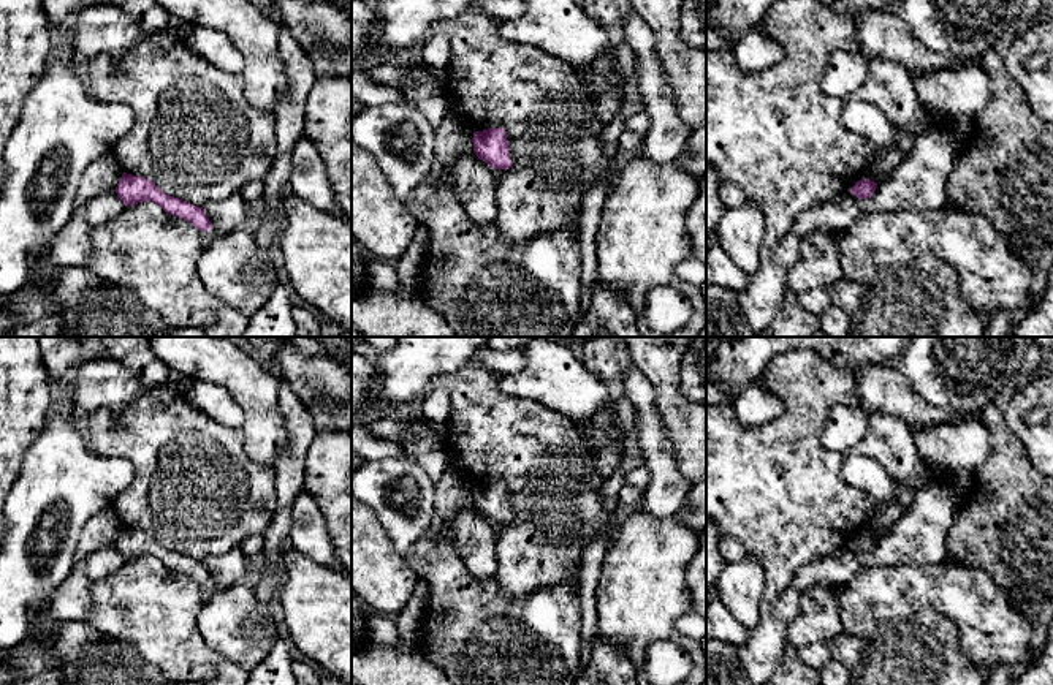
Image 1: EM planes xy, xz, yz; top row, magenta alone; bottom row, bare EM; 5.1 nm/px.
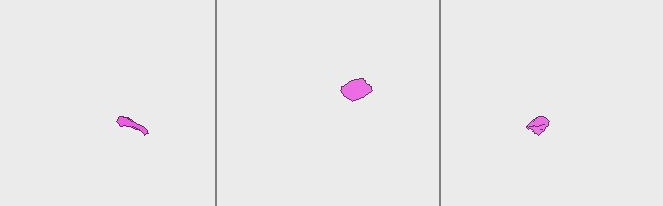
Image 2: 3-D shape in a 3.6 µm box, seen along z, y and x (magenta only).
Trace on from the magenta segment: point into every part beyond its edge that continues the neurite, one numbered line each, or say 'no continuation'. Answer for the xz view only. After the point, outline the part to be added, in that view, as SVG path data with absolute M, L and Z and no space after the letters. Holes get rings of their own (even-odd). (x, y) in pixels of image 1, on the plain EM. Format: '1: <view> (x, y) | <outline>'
no continuation

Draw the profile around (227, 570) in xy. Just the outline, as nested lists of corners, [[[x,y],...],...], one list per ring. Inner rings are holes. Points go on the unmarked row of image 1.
[[[241,546],[233,547],[223,555],[207,557],[203,563],[219,588],[241,584],[249,568],[249,558]]]

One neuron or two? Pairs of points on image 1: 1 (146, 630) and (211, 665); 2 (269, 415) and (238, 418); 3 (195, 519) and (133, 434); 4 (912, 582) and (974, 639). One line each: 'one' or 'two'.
1: one
2: two
3: one
4: one

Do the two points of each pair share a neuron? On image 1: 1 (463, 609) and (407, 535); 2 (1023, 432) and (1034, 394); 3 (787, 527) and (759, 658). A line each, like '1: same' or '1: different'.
1: different
2: same
3: same

